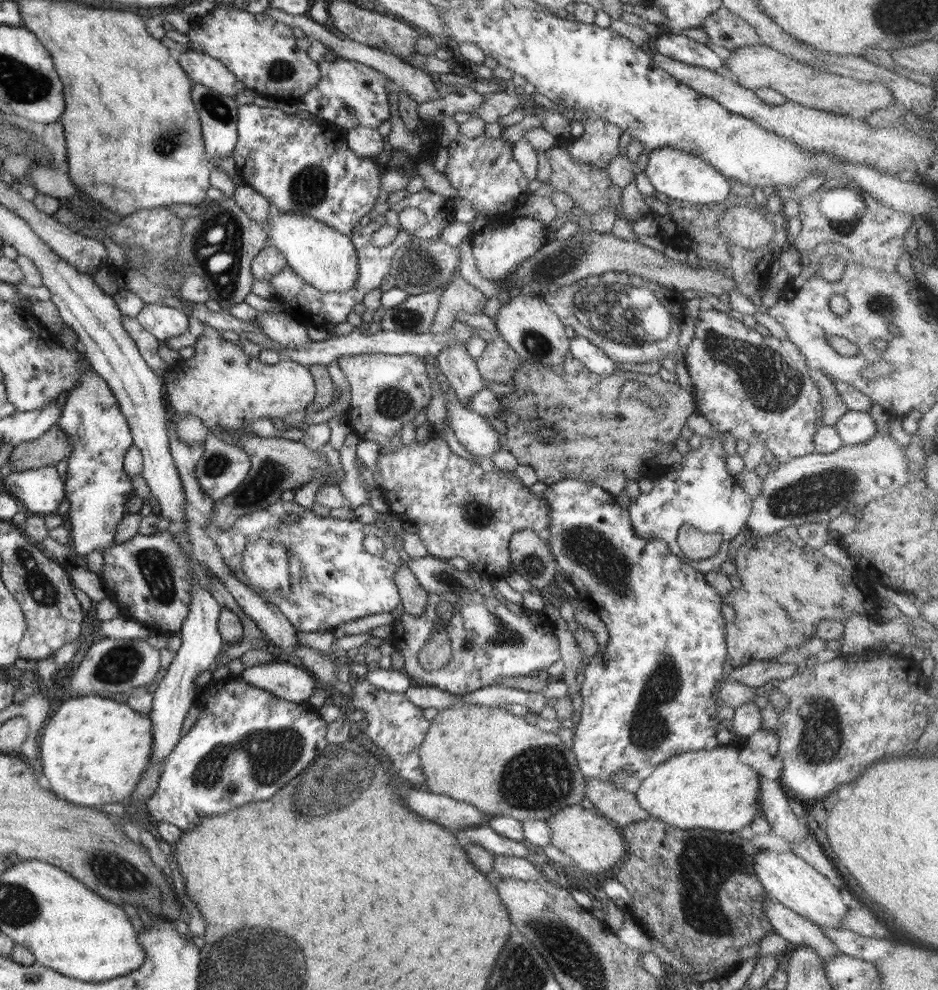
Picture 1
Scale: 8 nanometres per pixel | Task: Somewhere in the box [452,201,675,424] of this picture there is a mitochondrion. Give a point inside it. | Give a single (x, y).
(616, 312)

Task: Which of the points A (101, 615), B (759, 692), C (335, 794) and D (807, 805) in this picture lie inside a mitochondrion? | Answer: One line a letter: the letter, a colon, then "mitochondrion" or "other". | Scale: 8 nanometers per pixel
A: other
B: other
C: mitochondrion
D: other

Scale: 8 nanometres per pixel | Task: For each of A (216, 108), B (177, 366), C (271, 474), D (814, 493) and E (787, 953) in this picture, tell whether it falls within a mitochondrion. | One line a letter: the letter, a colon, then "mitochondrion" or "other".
A: mitochondrion
B: other
C: mitochondrion
D: mitochondrion
E: other

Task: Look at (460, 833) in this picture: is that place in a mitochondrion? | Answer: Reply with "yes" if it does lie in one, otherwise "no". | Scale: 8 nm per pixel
no

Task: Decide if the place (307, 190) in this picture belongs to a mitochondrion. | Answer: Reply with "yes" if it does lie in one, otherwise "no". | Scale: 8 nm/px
yes

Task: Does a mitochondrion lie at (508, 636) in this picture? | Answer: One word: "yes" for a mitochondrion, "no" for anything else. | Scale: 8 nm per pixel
yes

